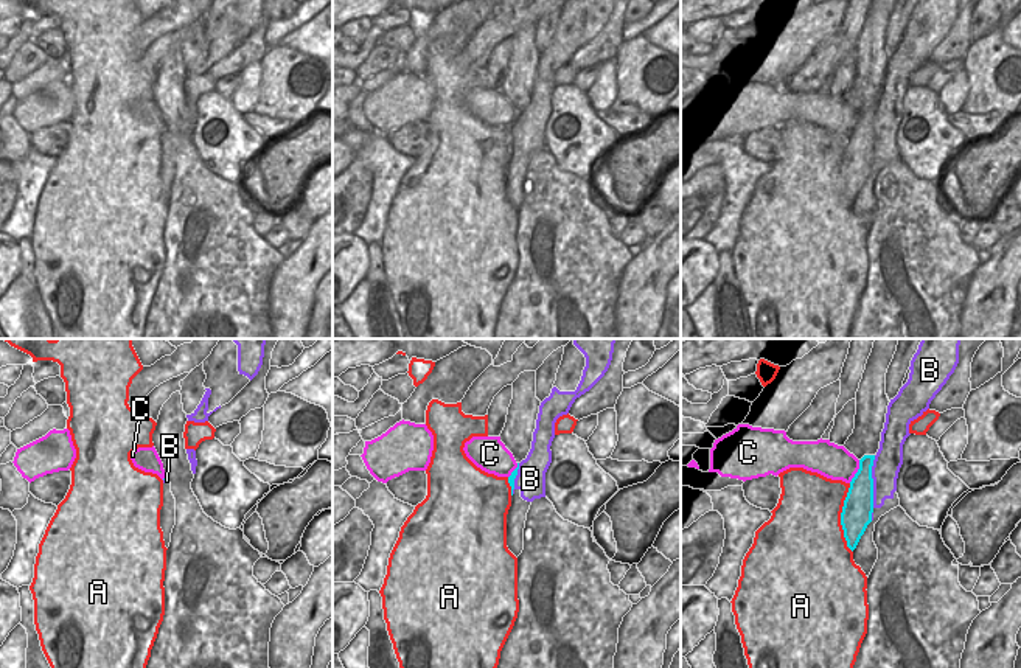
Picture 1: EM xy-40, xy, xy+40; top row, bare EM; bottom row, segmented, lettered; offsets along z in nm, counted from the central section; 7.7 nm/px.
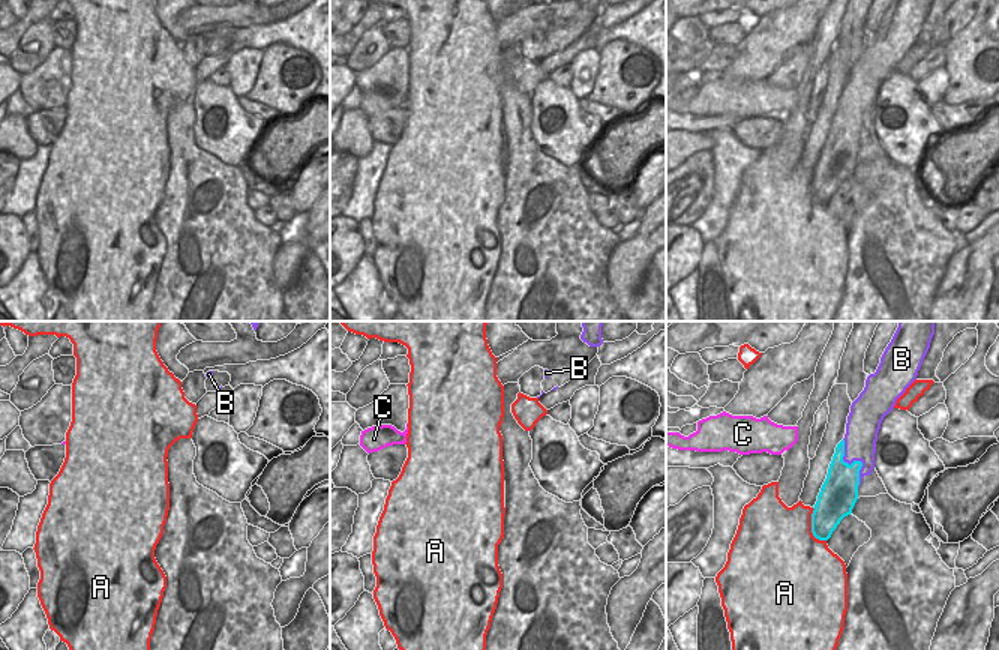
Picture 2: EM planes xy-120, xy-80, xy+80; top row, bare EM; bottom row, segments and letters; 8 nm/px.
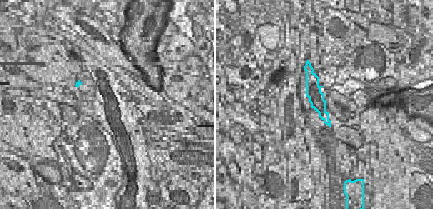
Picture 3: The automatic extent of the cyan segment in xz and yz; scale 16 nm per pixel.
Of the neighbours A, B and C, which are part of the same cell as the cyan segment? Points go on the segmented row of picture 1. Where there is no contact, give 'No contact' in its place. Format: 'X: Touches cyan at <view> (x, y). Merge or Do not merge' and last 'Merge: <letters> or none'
A: Touches cyan at xy+40 (841, 518). Do not merge
B: Touches cyan at xy+40 (872, 482). Merge
C: Touches cyan at xy+40 (858, 471). Do not merge
Merge: B.

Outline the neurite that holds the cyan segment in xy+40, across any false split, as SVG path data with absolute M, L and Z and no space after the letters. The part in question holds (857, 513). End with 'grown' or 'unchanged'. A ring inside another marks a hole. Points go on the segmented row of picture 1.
M922 339L911 360L908 382L887 405L880 449L859 460L859 469L844 500L841 525L852 551L873 520L873 510L881 508L886 499L894 499L903 464L903 444L911 435L909 424L929 409L954 373L959 345L960 339Z | grown

